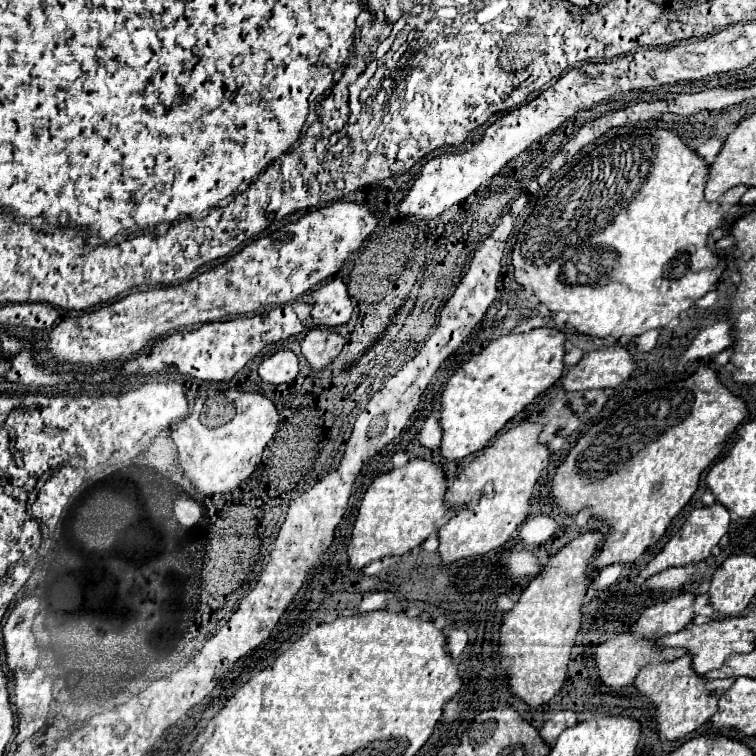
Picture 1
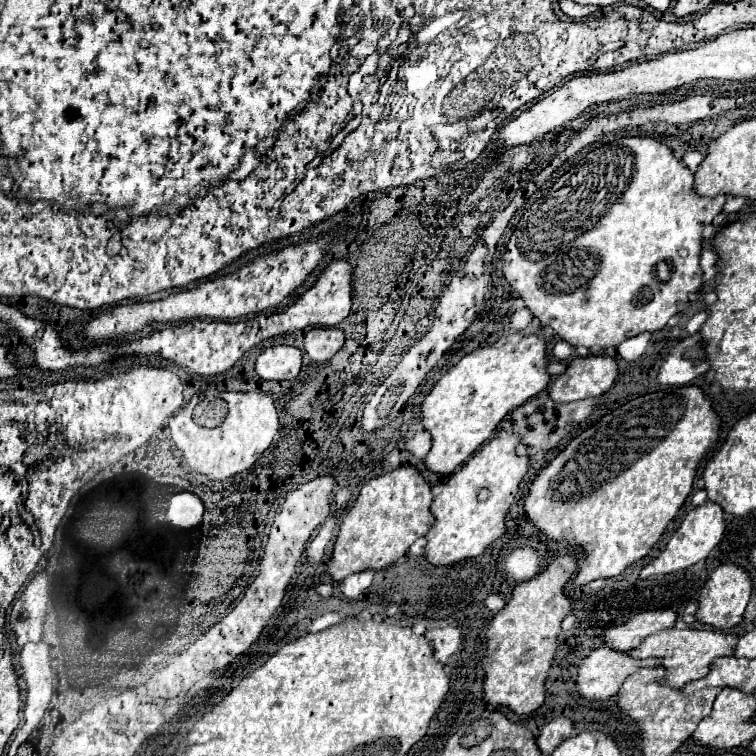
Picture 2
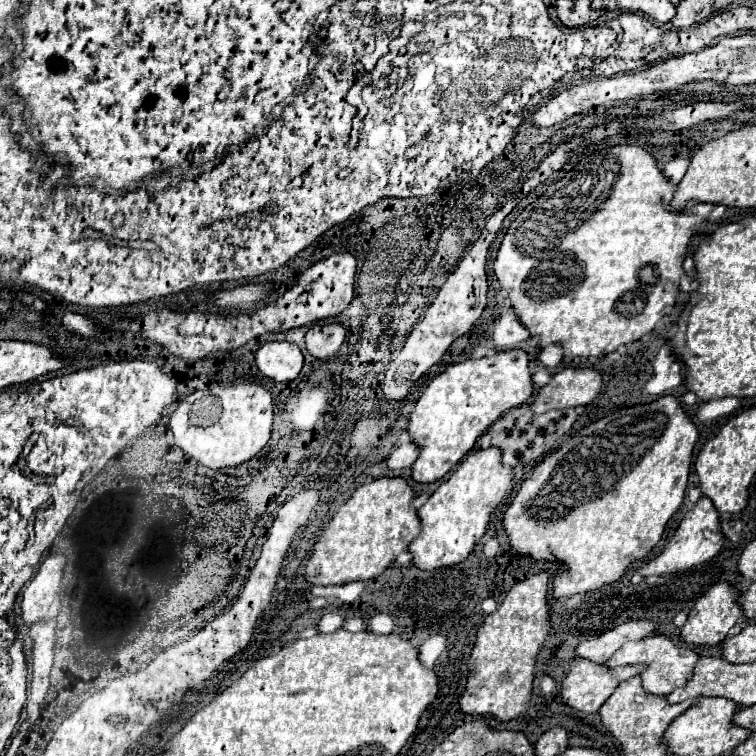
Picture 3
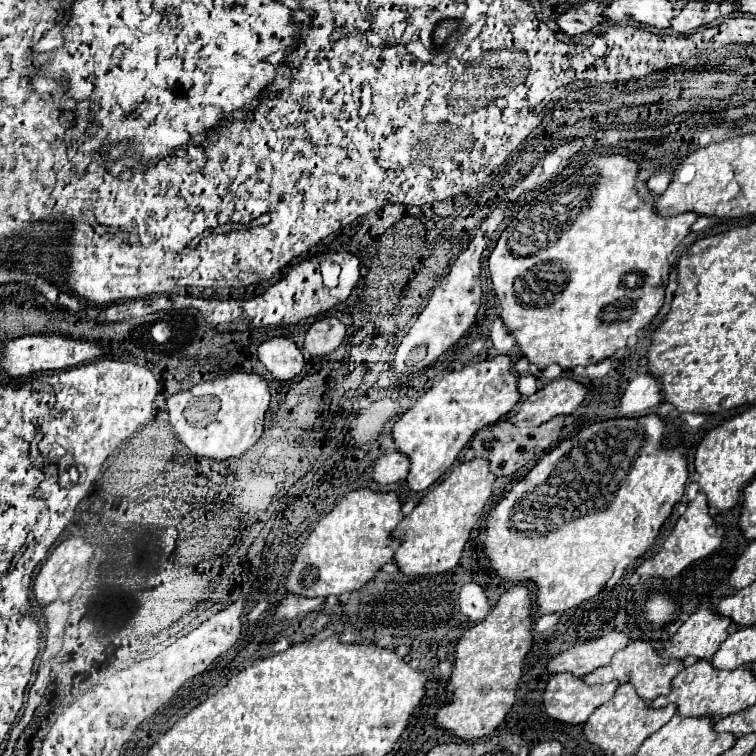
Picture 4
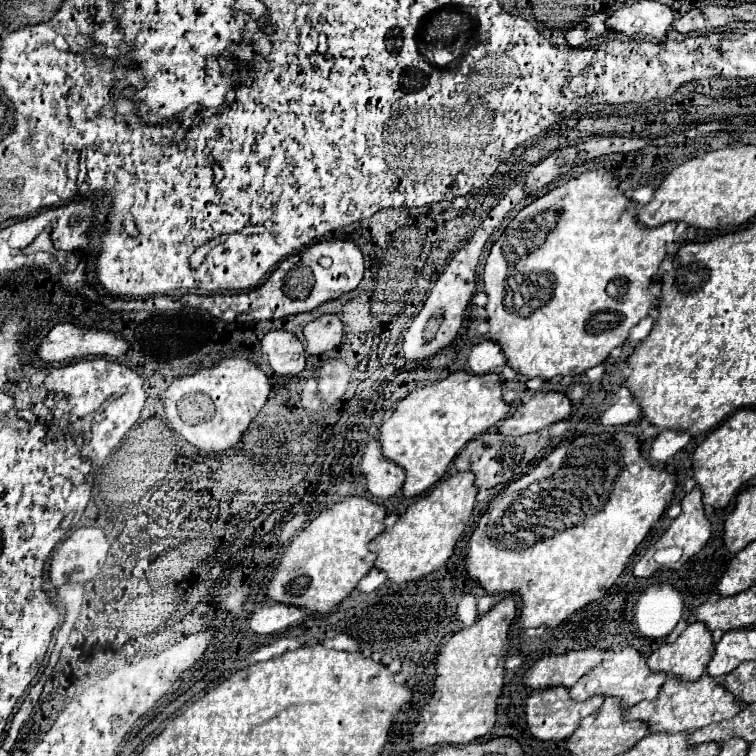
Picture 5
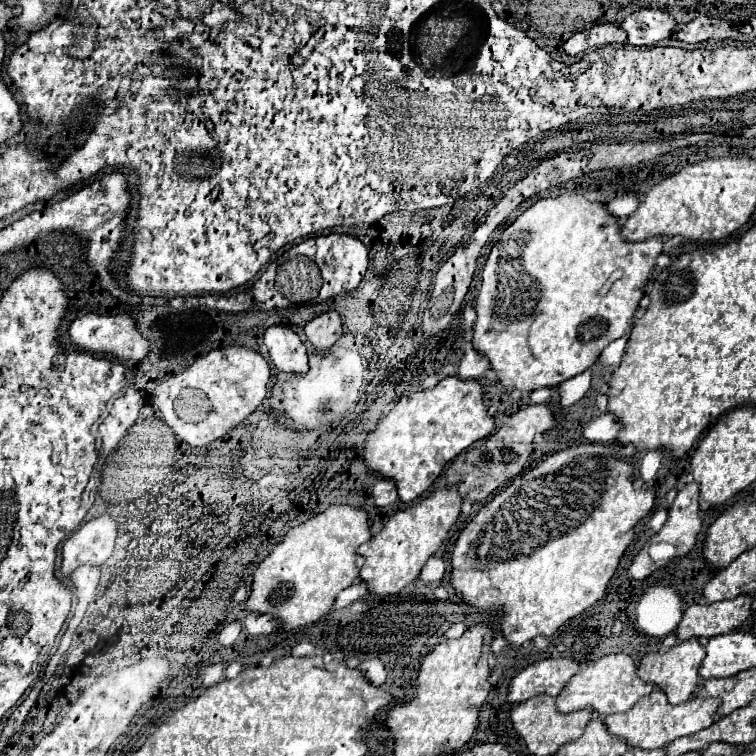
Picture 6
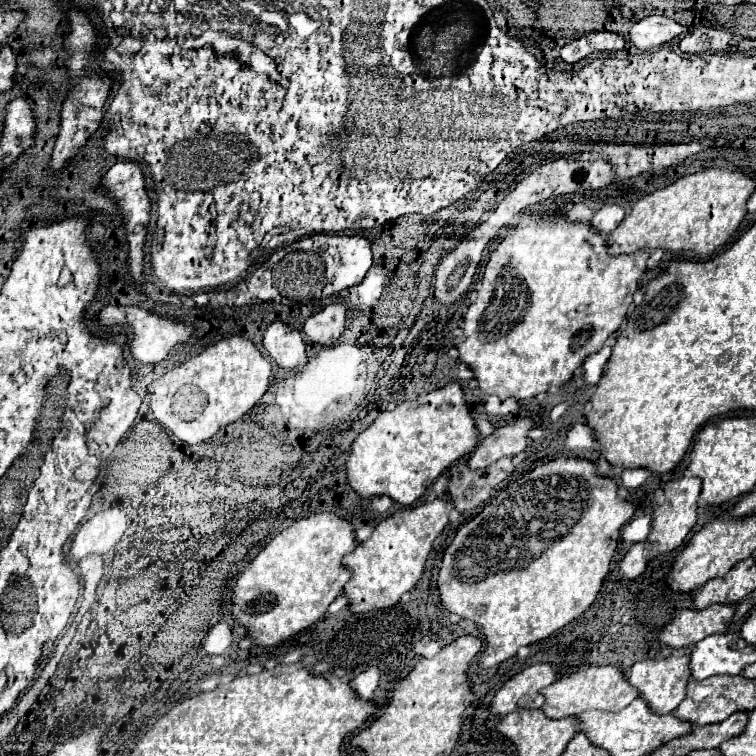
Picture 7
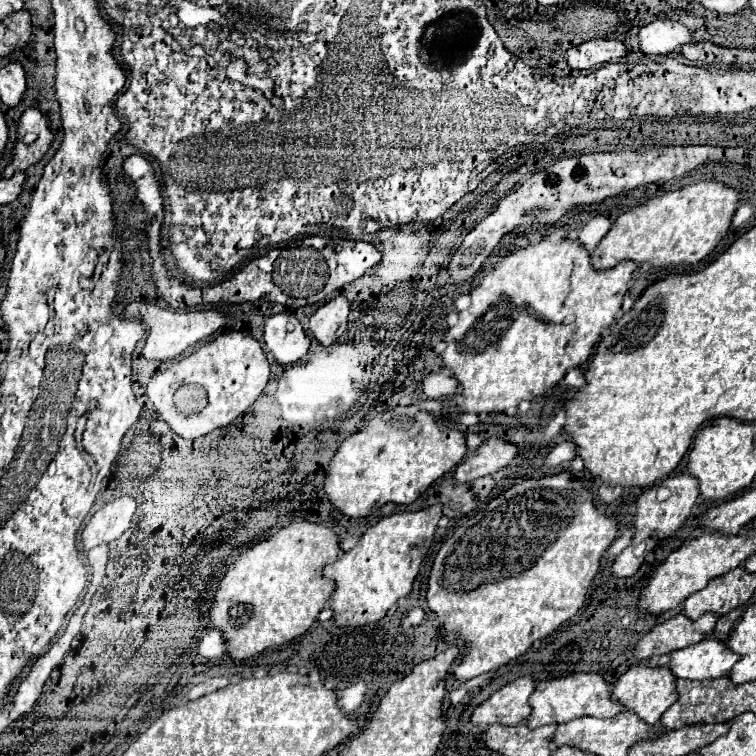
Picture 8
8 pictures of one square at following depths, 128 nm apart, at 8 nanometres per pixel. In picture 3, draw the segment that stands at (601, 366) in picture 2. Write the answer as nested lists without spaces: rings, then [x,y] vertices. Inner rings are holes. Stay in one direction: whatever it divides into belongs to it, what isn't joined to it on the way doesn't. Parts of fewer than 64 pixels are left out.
[[[562,368],[554,378],[536,392],[534,412],[548,412],[552,408],[586,406],[602,390],[602,372],[594,368]]]

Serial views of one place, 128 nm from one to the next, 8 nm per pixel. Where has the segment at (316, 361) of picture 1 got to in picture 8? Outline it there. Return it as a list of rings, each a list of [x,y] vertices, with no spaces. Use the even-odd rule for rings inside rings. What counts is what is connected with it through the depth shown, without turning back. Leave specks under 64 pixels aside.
[[[338,296],[338,298],[326,302],[310,316],[312,336],[322,346],[332,346],[346,330],[348,312],[350,312],[350,302],[344,296]]]

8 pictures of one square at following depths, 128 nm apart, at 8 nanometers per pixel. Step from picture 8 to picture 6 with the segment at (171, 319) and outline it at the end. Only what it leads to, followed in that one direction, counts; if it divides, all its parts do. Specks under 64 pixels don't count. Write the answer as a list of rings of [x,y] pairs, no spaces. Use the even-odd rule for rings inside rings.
[[[86,314],[82,318],[76,318],[70,328],[70,342],[82,350],[82,352],[92,352],[92,354],[108,354],[116,356],[120,360],[142,360],[148,354],[148,340],[136,330],[134,320],[126,314],[118,316],[100,316],[100,314]]]

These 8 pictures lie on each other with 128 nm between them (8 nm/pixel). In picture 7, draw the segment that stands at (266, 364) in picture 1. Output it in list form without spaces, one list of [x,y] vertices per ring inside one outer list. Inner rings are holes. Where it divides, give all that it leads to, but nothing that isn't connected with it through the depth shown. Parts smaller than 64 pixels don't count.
[[[280,320],[272,322],[266,328],[264,348],[274,358],[274,362],[282,368],[304,368],[308,364],[302,334]]]

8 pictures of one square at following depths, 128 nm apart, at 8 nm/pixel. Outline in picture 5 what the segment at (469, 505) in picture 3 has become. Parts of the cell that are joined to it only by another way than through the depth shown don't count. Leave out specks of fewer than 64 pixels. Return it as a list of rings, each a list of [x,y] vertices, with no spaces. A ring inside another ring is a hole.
[[[470,470],[442,480],[434,486],[434,490],[418,498],[390,530],[384,530],[376,540],[370,542],[370,550],[378,554],[376,568],[384,570],[390,582],[404,584],[410,580],[420,580],[446,566],[476,504],[478,486],[474,480],[476,476]]]

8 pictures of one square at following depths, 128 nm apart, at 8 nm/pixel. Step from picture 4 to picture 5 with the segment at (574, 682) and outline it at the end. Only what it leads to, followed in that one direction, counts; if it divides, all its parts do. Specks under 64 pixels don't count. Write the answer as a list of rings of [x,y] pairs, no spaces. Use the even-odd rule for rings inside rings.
[[[550,686],[550,688],[544,688],[540,690],[538,694],[532,694],[528,700],[526,700],[526,720],[528,720],[528,728],[530,728],[530,734],[538,740],[546,740],[546,742],[558,742],[558,740],[564,740],[568,738],[580,724],[582,718],[586,718],[588,714],[596,712],[604,702],[604,696],[590,696],[588,700],[584,702],[576,702],[570,698],[570,692],[568,688],[564,686]]]

